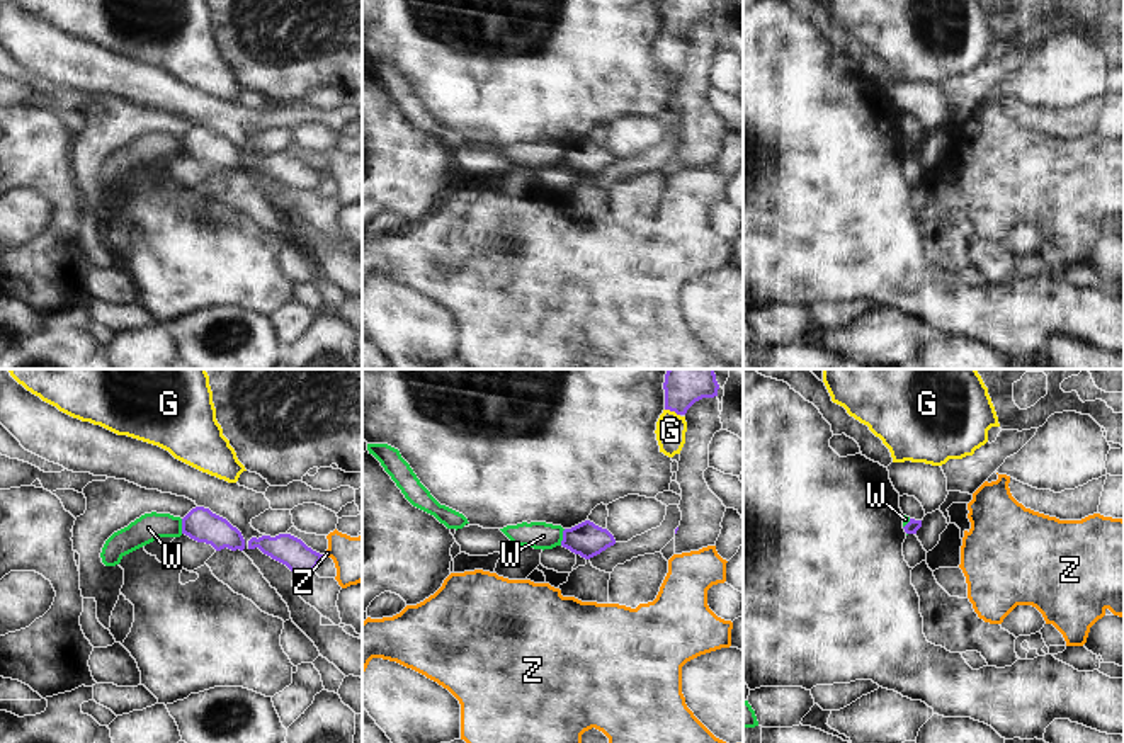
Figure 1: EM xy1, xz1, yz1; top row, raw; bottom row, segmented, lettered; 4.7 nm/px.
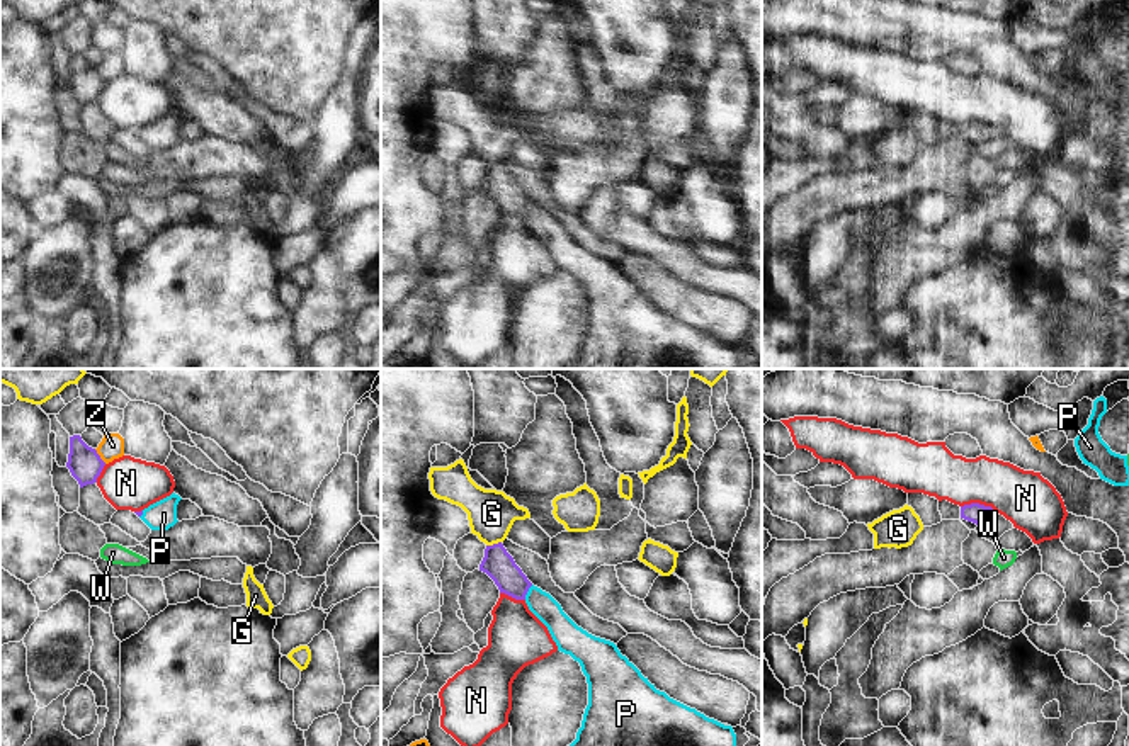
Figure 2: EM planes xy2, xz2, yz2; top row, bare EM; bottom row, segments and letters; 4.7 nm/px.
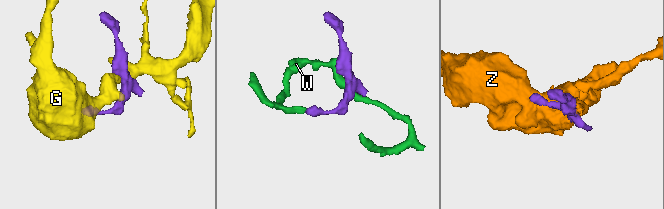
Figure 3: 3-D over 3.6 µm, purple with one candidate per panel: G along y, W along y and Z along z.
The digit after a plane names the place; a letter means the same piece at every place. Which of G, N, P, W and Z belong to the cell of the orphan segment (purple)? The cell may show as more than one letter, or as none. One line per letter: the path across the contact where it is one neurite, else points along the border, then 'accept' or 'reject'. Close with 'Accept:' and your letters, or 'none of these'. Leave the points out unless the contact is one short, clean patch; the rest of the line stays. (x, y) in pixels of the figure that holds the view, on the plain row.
G: reject
N: border yz2 (961, 124), (983, 123), (997, 131); reject
P: way xz2 (499, 184), (527, 209), (543, 225); accept
W: border xz1 (565, 148), (560, 164); reject
Z: reject
Accept: P

